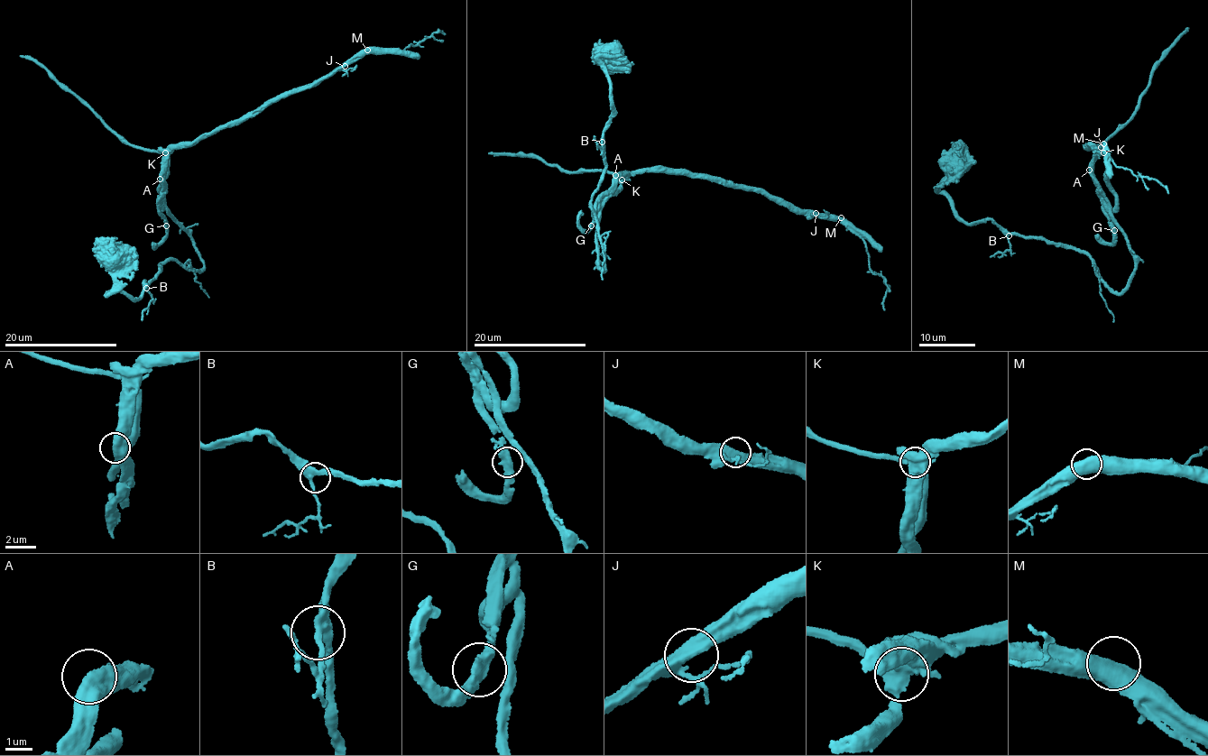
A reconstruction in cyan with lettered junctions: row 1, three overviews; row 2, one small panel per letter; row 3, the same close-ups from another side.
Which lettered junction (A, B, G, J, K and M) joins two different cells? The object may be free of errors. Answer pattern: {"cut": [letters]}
{"cut": ["K"]}

